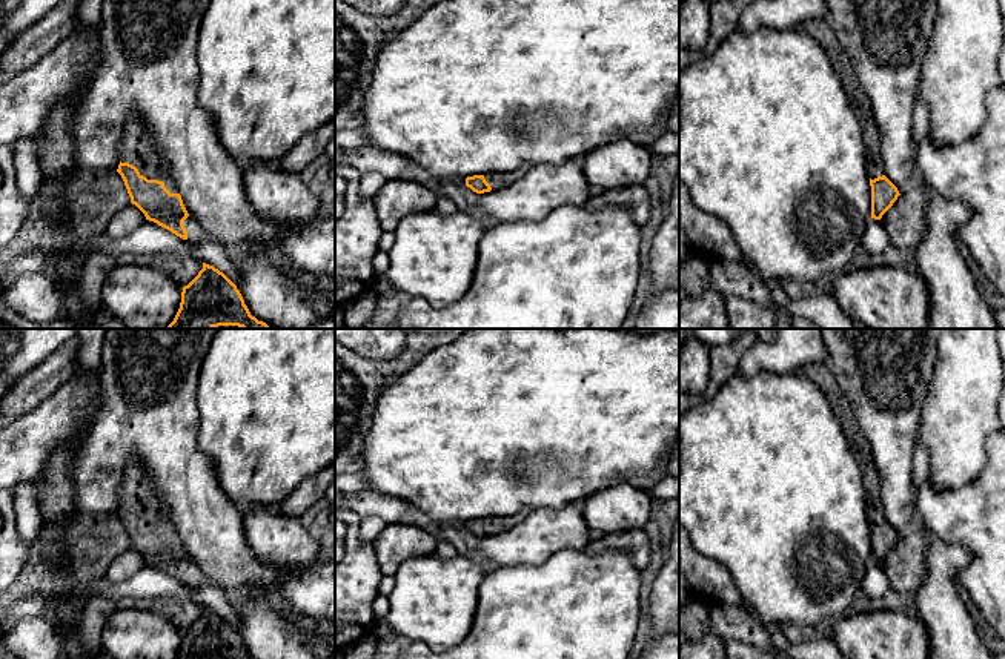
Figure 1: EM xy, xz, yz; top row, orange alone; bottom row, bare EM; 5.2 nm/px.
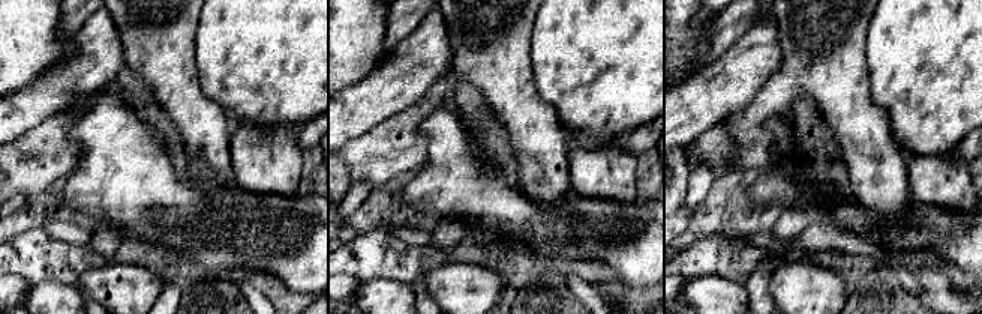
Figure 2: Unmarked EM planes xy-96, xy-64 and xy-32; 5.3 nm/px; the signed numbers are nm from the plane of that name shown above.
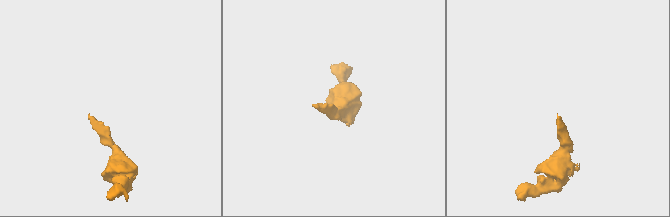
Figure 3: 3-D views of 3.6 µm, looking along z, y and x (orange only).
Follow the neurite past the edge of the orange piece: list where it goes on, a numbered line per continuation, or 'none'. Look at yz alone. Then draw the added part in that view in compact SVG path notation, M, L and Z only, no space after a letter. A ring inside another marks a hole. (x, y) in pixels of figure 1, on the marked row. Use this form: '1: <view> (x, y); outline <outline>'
1: yz (818, 29); outline M814 18L799 23L794 28L802 32L807 32L824 48L833 68L836 69L844 83L850 104L862 127L868 178L874 180L877 177L885 175L884 161L881 157L877 124L873 117L870 100L865 91L859 86L848 54L845 52L845 49L842 48L838 37L825 20Z

